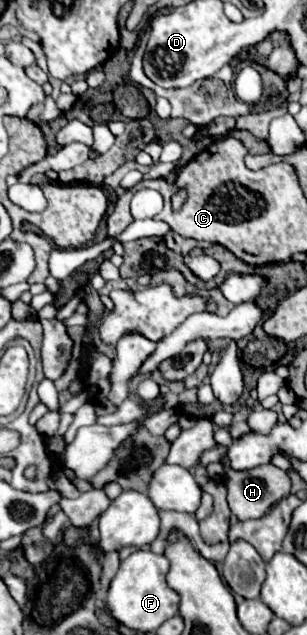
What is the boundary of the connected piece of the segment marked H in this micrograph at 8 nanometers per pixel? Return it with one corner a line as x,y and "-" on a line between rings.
272,463
260,465
248,471
228,471
224,477
226,491
228,491
228,505
230,511
240,519
258,519
262,517
276,501
284,499
290,493
290,477
286,471
274,467

